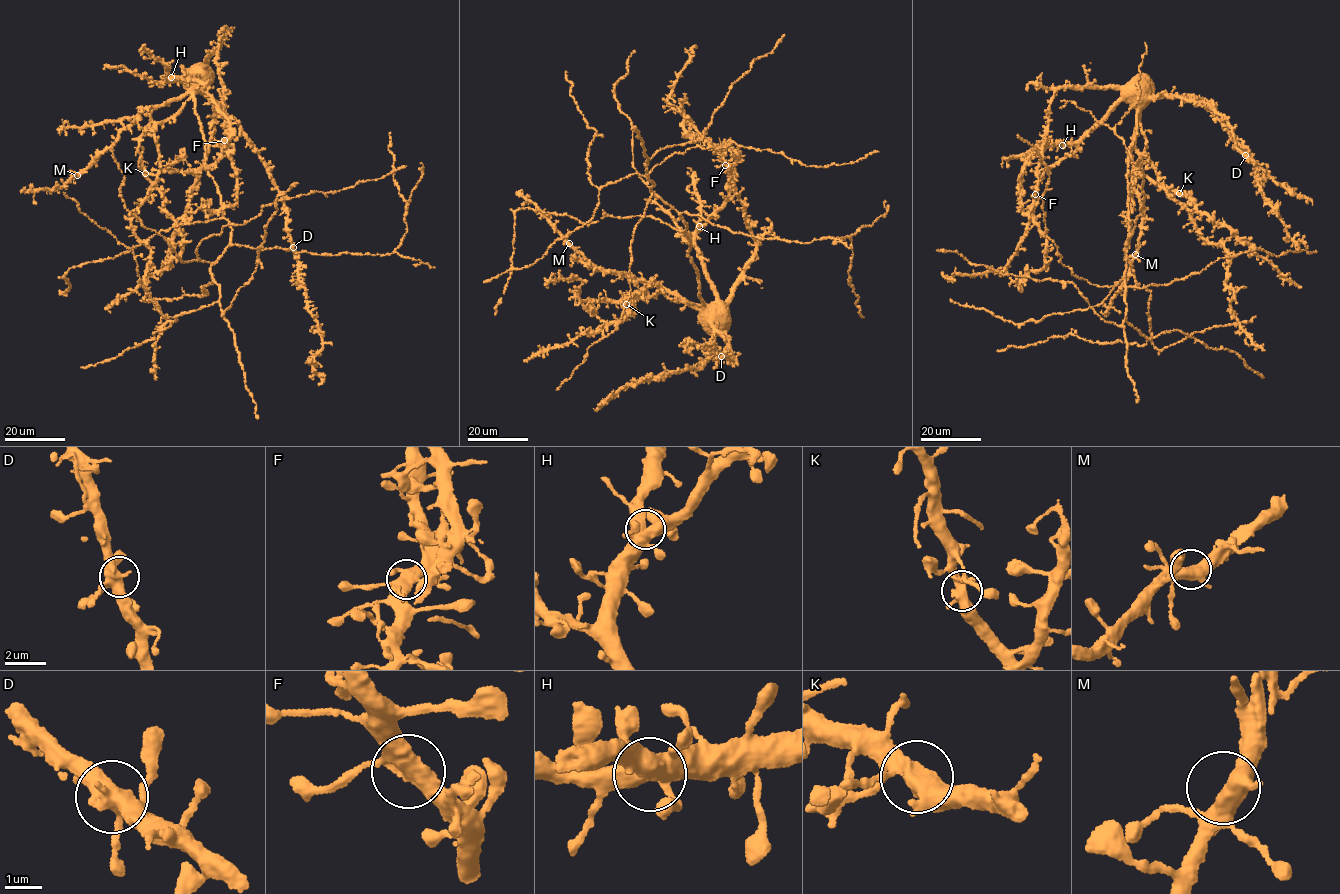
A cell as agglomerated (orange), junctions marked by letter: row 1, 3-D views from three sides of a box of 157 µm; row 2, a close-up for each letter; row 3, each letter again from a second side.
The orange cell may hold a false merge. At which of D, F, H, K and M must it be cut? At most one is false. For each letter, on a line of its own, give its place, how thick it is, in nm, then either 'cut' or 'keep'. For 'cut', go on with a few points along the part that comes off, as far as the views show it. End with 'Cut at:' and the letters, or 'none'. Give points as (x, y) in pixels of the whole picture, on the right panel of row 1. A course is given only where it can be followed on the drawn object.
D: at (1245, 155); 440 nm thick; keep
F: at (1035, 194); 440 nm thick; keep
H: at (1062, 145); 440 nm thick; keep
K: at (1179, 193); 420 nm thick; keep
M: at (1135, 254); 440 nm thick; keep
Cut at: none

